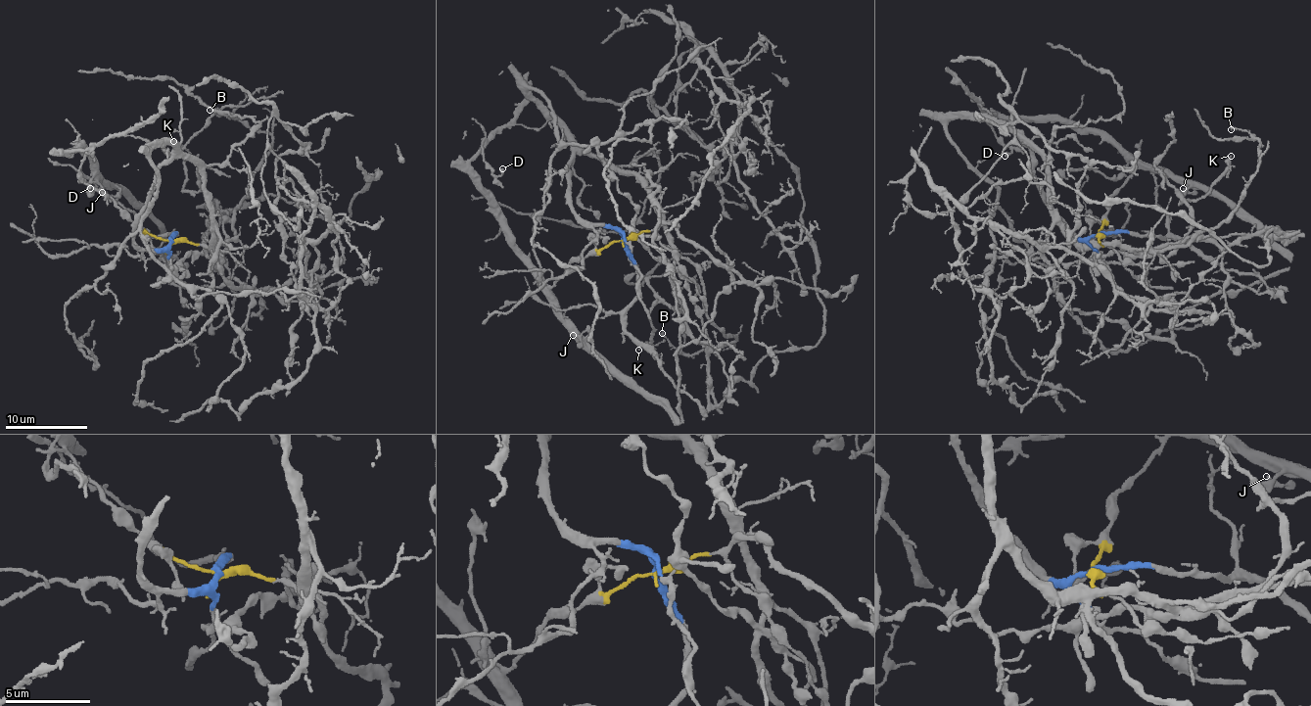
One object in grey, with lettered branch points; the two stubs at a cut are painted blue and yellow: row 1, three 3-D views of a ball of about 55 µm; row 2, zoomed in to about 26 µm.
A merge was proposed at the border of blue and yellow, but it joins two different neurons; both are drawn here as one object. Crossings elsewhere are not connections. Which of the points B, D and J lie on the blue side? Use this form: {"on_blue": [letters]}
{"on_blue": ["B"]}

